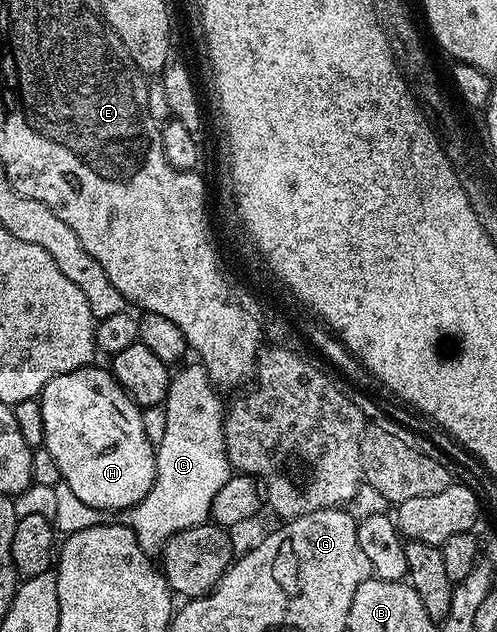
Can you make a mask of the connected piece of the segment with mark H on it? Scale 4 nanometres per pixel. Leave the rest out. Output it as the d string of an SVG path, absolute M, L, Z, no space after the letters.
M89 365L82 369L74 369L70 373L62 373L58 377L54 377L54 381L50 381L40 392L38 398L42 409L43 446L50 453L50 457L54 457L54 461L60 470L61 480L65 484L68 482L68 487L72 490L72 495L78 502L85 503L88 507L97 507L100 511L117 511L117 513L120 513L125 509L135 507L142 501L142 497L146 497L146 493L150 493L152 482L156 480L156 449L146 437L146 431L142 429L142 409L140 406L125 393L122 385L115 379L107 366L96 366Z

